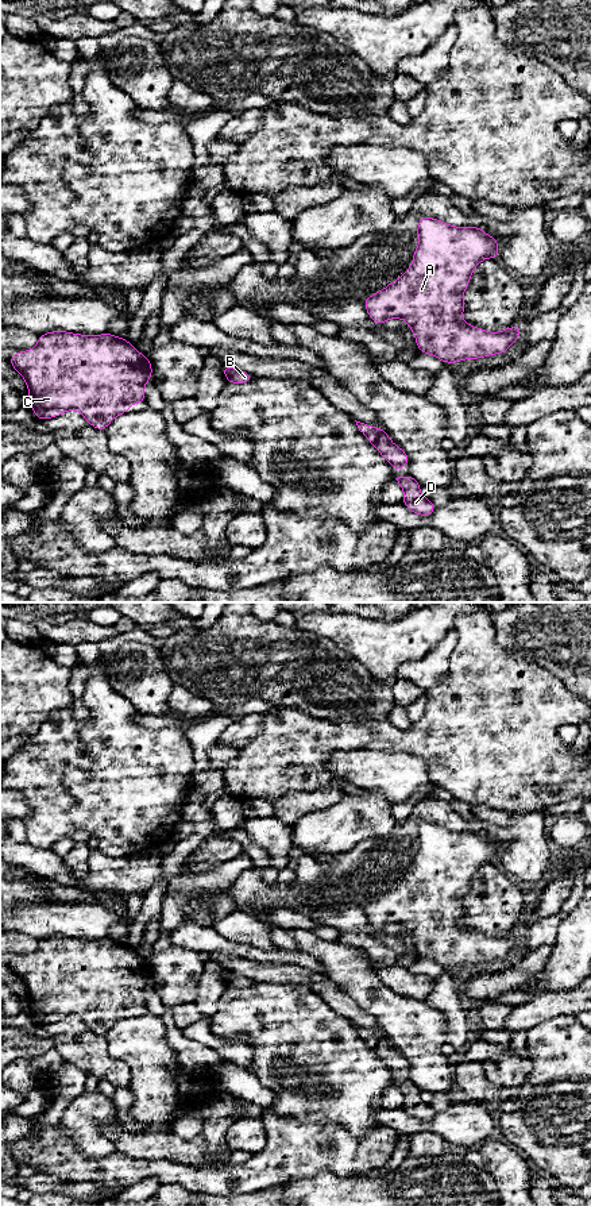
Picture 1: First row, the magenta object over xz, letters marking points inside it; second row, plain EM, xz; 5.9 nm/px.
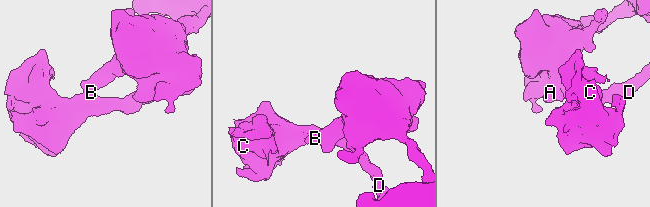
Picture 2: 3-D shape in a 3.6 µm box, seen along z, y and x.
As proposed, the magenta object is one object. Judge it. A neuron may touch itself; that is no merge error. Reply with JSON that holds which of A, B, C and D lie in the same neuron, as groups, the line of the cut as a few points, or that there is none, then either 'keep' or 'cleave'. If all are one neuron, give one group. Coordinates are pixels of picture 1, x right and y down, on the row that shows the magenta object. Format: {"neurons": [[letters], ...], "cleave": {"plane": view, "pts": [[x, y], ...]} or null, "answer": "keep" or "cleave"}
{"neurons": [["A", "B"], ["C", "D"]], "cleave": {"plane": "xz", "pts": [[234, 369], [226, 377]]}, "answer": "cleave"}

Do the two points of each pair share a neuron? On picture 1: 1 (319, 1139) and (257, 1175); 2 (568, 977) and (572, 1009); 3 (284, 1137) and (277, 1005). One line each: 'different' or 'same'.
1: same
2: different
3: different

